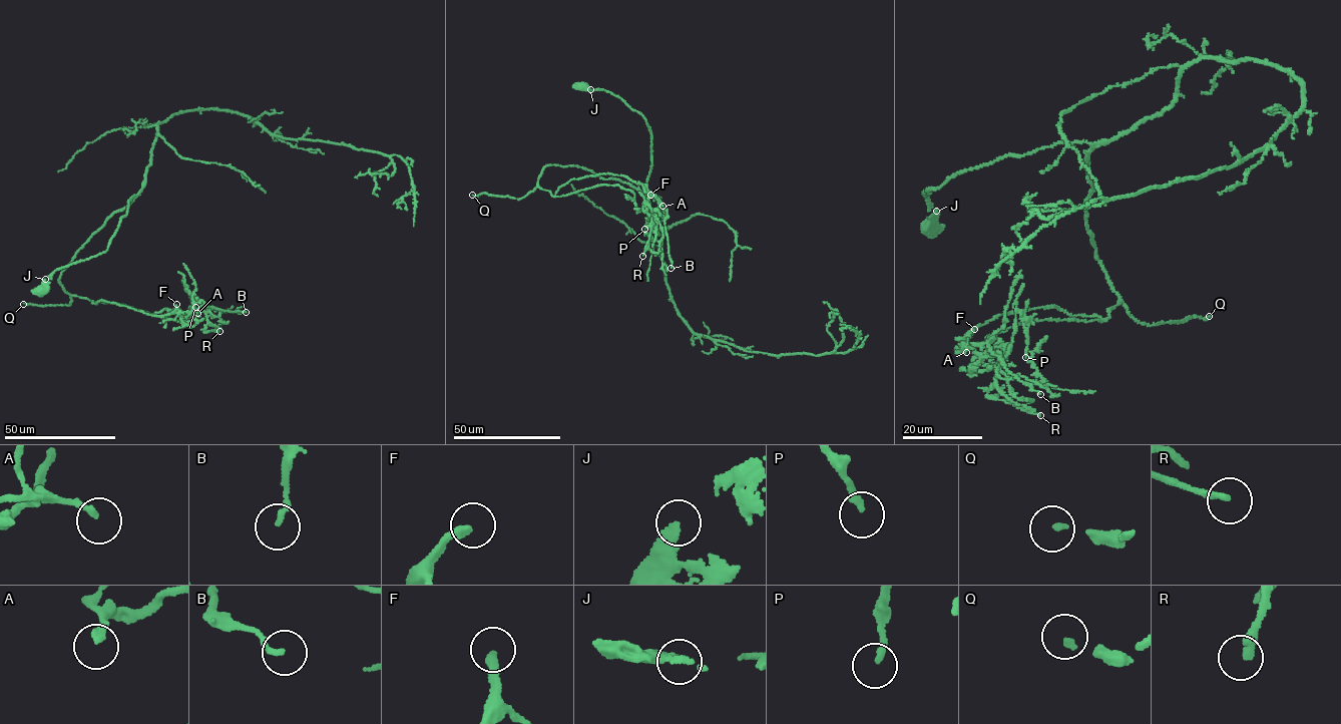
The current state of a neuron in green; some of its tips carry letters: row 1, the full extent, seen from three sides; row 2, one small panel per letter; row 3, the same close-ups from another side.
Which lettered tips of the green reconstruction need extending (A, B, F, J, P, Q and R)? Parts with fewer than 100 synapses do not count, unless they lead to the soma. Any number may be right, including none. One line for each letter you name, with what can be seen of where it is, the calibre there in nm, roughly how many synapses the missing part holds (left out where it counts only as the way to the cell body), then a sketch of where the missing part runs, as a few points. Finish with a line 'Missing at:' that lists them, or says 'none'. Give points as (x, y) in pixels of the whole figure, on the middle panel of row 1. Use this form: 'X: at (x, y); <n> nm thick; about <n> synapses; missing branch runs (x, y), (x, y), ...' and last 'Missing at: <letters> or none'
F: at (650, 195); 280 nm thick; about 150 synapses; missing branch runs (650, 195), (638, 221), (652, 212)
Q: at (472, 195); 130 nm thick; about 600 synapses
Missing at: F, Q

